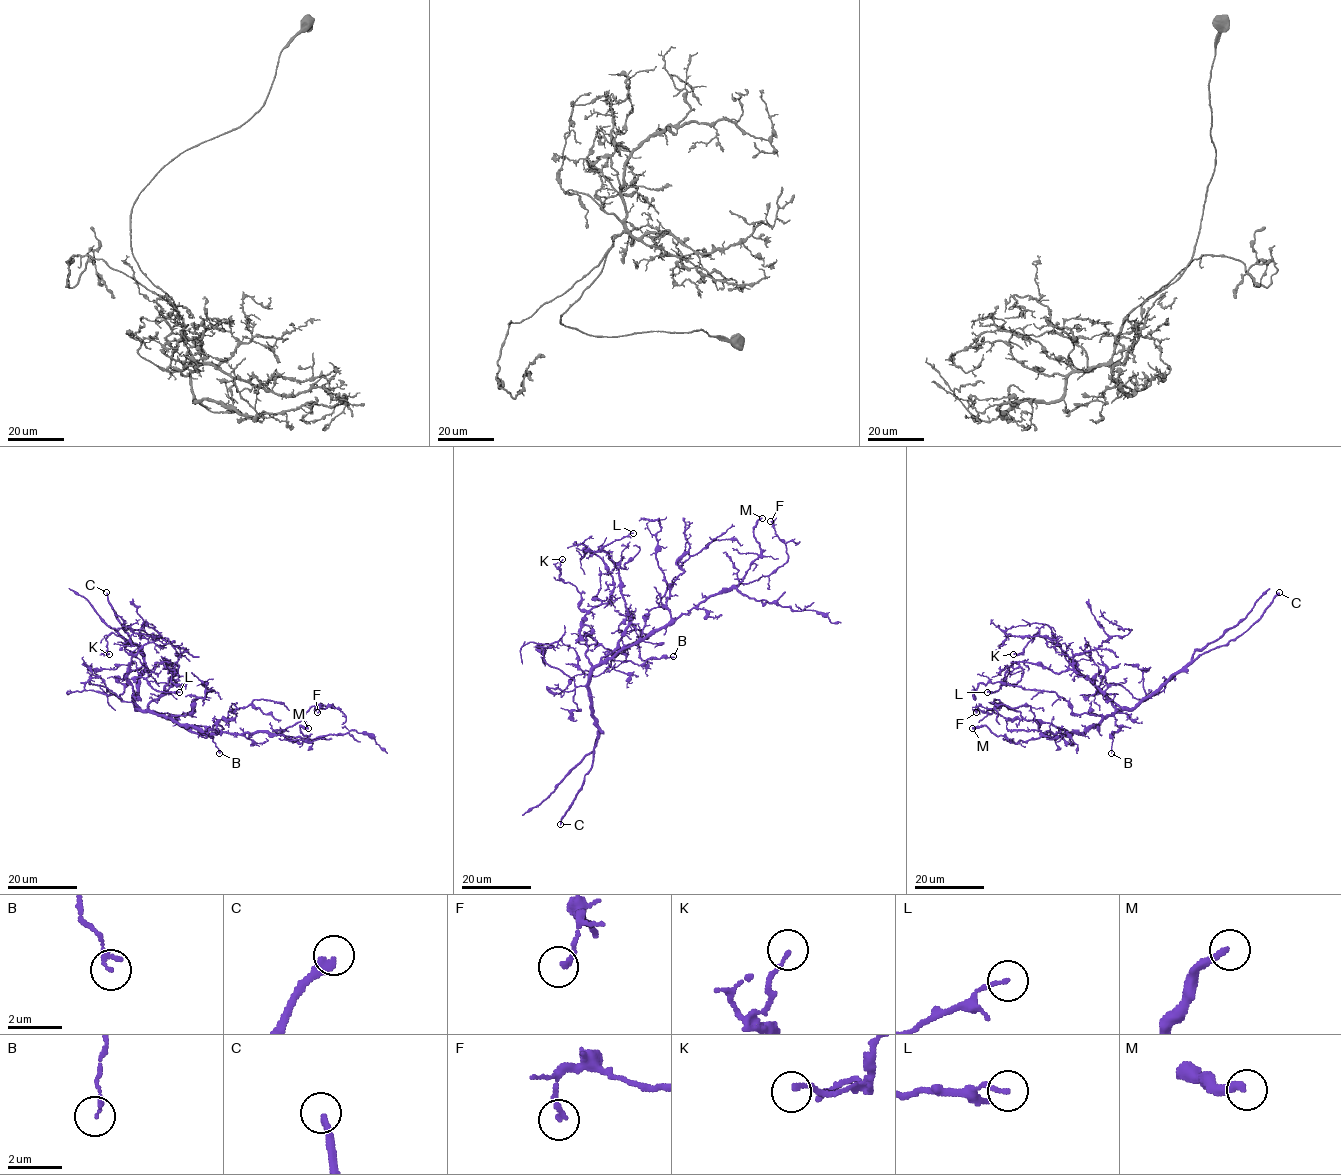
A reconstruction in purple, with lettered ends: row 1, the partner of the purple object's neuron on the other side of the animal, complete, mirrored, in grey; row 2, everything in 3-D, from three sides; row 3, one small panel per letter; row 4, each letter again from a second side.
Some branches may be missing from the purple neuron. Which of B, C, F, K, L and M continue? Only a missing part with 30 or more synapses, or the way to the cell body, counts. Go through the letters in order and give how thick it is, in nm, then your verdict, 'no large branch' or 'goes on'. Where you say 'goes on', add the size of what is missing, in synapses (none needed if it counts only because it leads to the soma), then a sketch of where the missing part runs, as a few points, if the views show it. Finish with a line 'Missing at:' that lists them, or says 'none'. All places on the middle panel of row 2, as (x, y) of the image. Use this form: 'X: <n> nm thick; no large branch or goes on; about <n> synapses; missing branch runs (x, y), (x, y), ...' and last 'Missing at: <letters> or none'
B: 180 nm thick; no large branch
C: 240 nm thick; goes on; missing branch runs (560, 824), (553, 830), (557, 849), (624, 866), (781, 838)
F: 170 nm thick; no large branch
K: 160 nm thick; no large branch
L: 160 nm thick; no large branch
M: 280 nm thick; no large branch
Missing at: C

